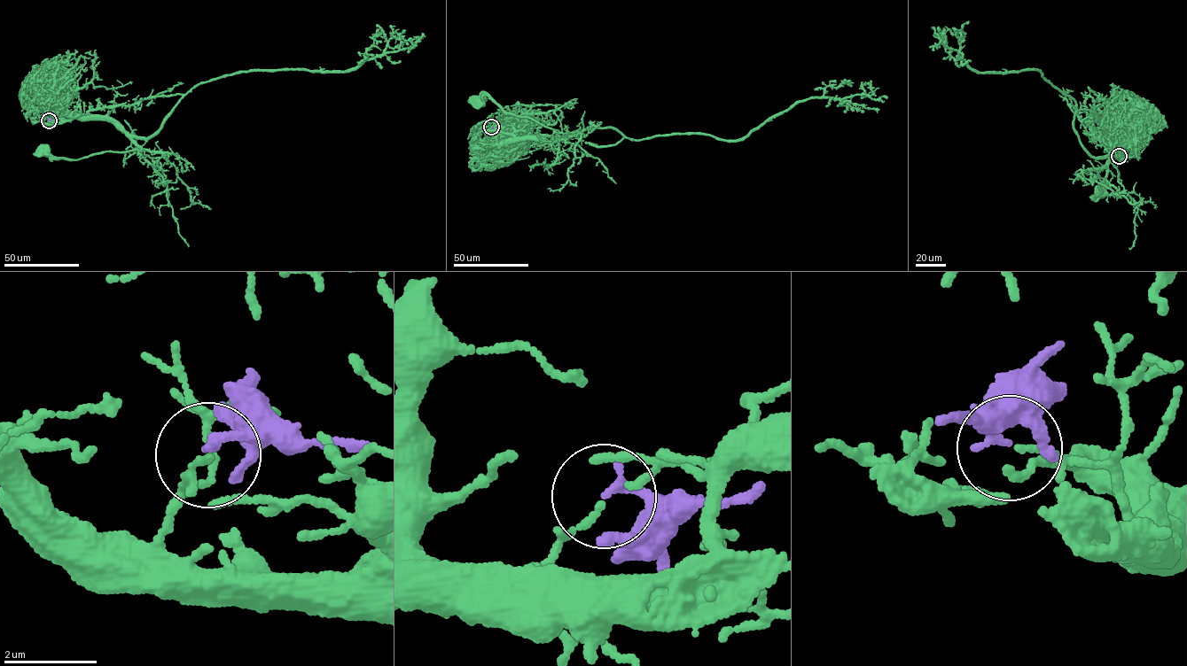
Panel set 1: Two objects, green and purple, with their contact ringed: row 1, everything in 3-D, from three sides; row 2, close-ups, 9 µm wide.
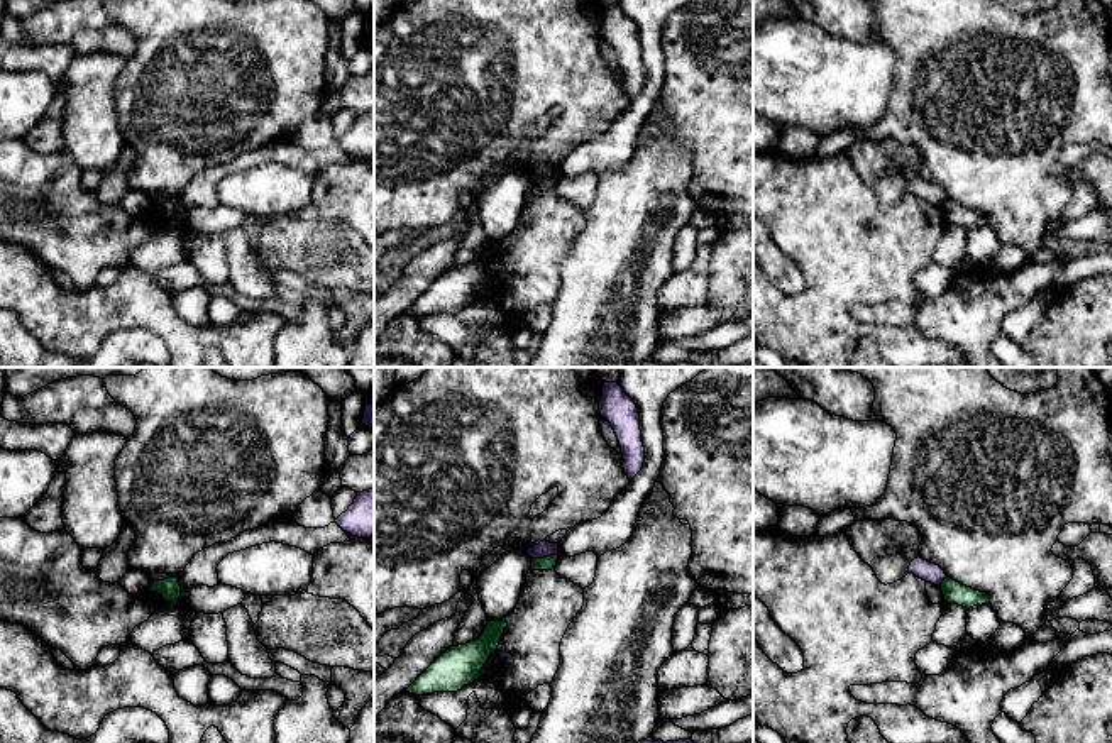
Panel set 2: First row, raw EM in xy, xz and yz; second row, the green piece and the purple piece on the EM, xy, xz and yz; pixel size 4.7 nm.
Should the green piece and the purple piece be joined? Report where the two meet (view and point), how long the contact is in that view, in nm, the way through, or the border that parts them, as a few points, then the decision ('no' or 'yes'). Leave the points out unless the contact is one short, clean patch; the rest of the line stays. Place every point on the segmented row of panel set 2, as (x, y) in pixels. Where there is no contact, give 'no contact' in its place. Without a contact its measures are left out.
contact xz (545, 557); length 120 nm; border xz (557, 554), (533, 559); no

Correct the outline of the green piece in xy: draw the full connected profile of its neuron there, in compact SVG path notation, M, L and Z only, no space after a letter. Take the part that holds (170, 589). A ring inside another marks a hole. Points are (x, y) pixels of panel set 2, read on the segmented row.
M168 577L164 581L154 581L151 586L151 592L157 592L162 596L166 603L174 603L181 599L181 586L178 577Z

